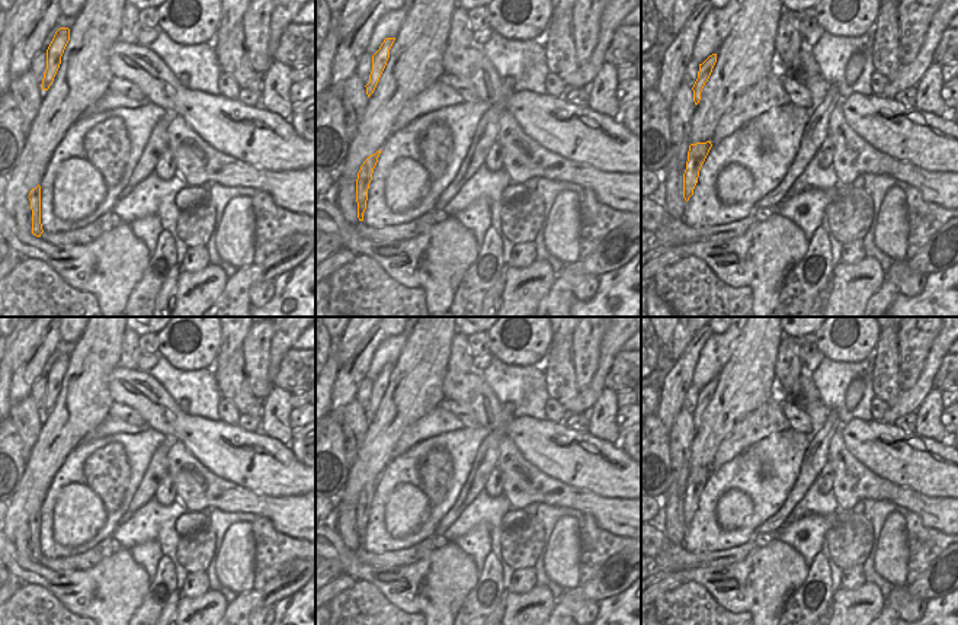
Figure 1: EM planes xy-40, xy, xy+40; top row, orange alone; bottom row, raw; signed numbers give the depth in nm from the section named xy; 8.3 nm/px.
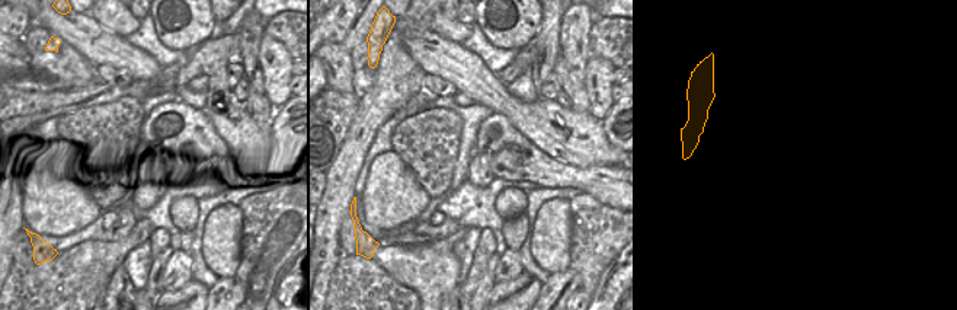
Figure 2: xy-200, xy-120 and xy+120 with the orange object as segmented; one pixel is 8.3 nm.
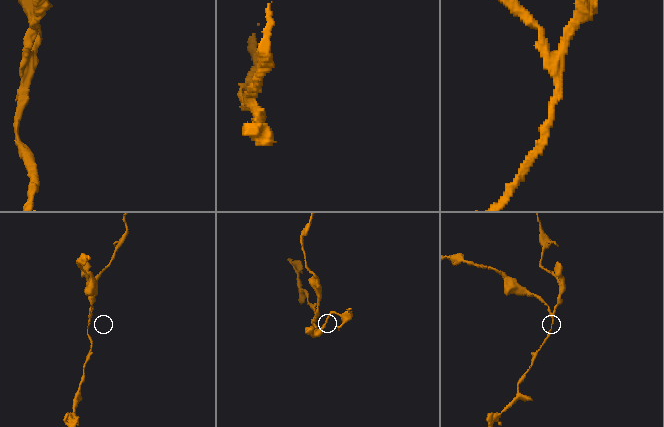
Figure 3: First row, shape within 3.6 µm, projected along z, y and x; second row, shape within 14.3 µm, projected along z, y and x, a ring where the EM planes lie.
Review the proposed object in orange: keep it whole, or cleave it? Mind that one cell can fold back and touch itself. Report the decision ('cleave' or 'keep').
cleave

